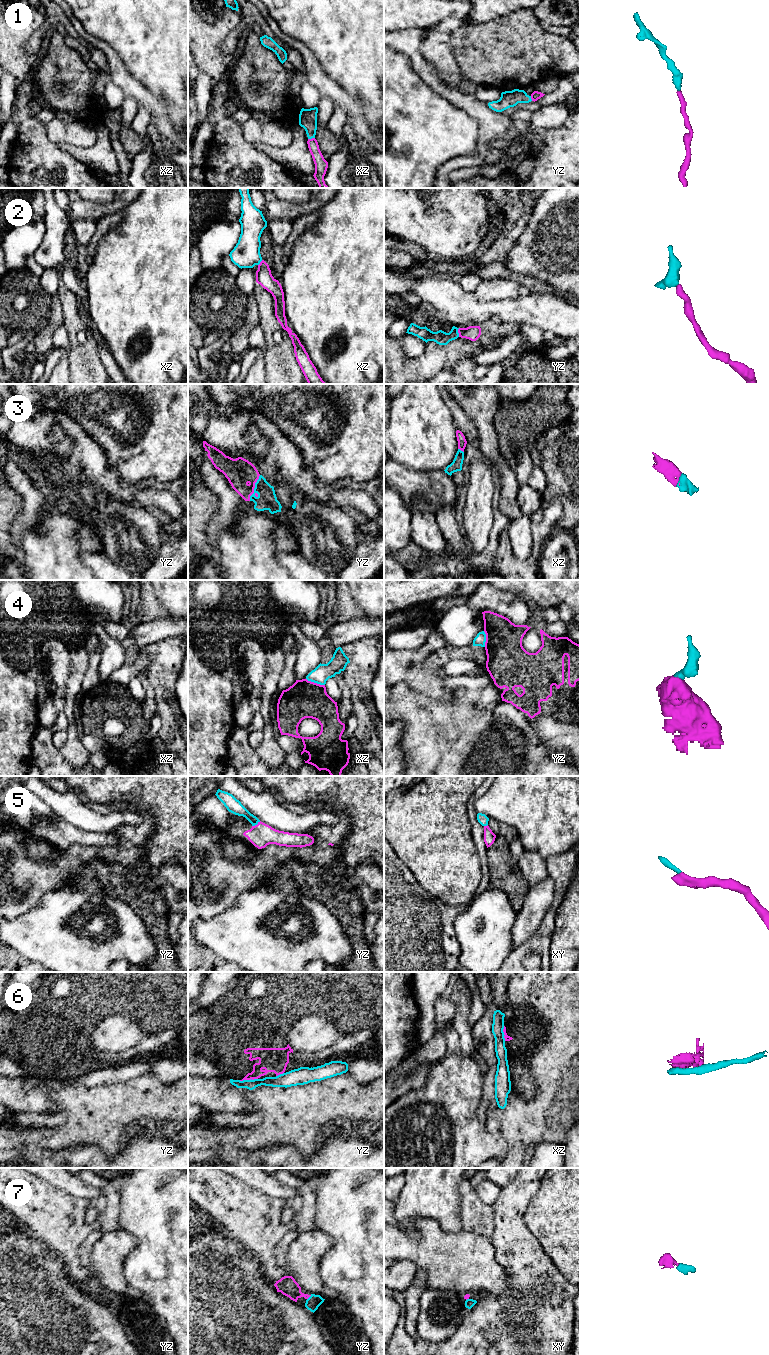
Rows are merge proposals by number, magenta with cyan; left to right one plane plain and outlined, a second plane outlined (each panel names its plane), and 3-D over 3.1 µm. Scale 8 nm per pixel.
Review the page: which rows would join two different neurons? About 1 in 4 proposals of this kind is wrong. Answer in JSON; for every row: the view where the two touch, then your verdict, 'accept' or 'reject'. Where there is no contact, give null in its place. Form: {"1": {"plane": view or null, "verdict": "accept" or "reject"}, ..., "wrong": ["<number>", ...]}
{"1": {"plane": "xz", "verdict": "accept"}, "2": {"plane": "yz", "verdict": "accept"}, "3": {"plane": "yz", "verdict": "accept"}, "4": {"plane": "xz", "verdict": "reject"}, "5": {"plane": "yz", "verdict": "accept"}, "6": {"plane": "yz", "verdict": "reject"}, "7": {"plane": "yz", "verdict": "accept"}, "wrong": ["4", "6"]}

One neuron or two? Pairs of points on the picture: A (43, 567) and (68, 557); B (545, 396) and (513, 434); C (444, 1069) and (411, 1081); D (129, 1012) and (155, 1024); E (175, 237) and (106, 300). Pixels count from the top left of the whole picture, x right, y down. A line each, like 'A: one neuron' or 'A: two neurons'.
A: one neuron
B: one neuron
C: two neurons
D: one neuron
E: one neuron

